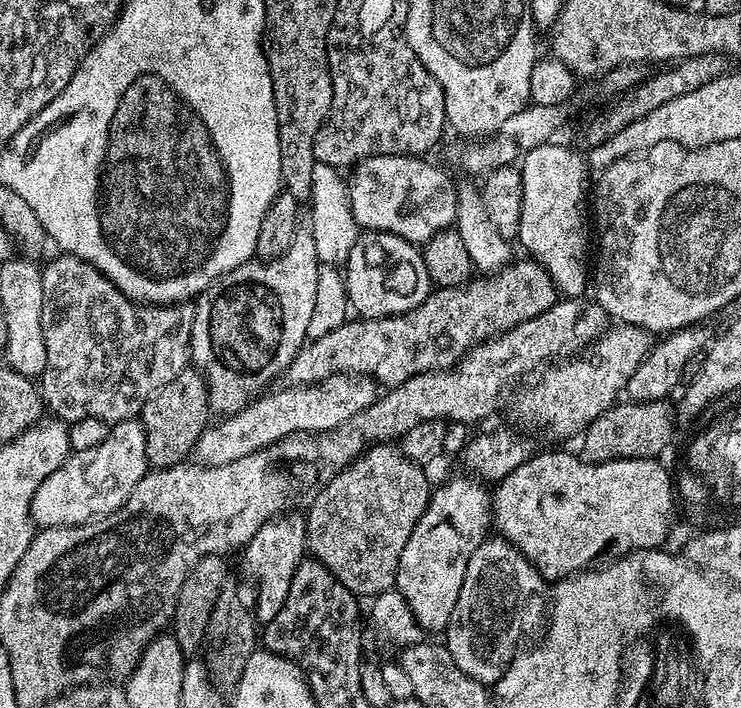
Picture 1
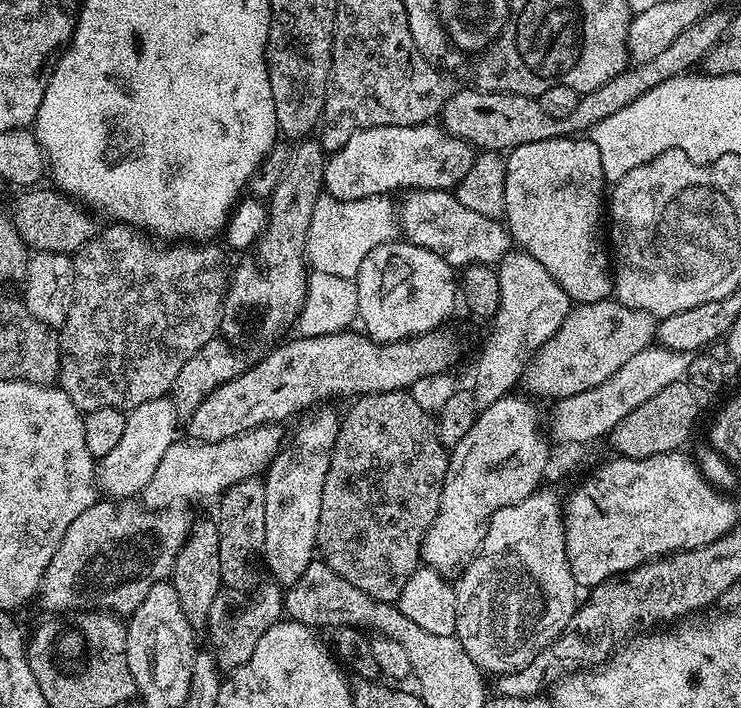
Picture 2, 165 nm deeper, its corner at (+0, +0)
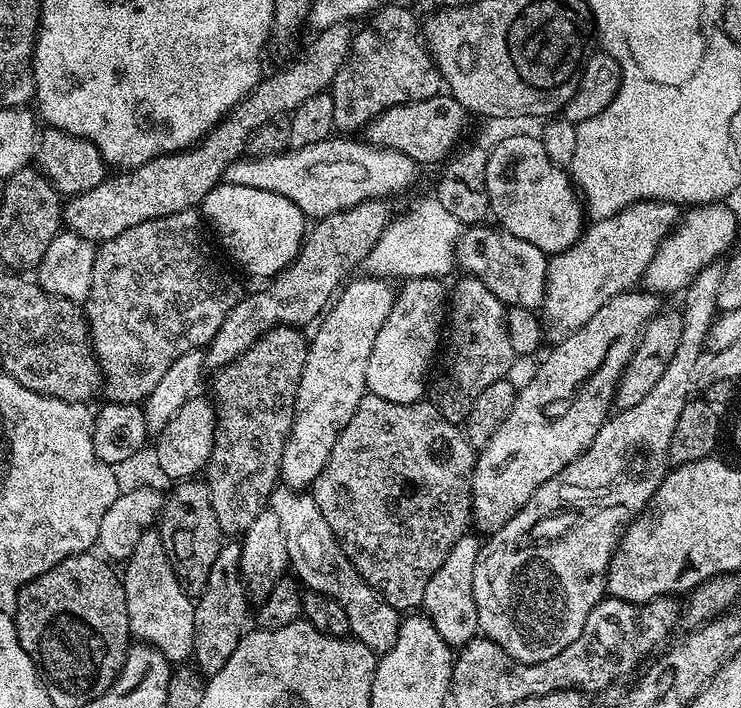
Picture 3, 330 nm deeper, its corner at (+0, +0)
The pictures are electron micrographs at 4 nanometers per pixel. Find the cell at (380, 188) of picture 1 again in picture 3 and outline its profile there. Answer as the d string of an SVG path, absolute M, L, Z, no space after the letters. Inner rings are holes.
M468 226L463 229L456 243L456 263L465 273L482 282L494 298L498 298L508 308L539 309L544 300L544 288L547 286L547 268L549 257L538 246L525 242L523 238L514 238L514 234L499 226Z

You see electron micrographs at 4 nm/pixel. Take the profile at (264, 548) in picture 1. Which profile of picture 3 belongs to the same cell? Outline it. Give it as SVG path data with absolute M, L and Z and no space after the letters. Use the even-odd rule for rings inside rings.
M367 274L361 277L361 280L349 279L341 287L330 307L323 313L322 319L315 325L316 333L310 336L306 366L302 366L298 386L294 426L286 442L286 450L282 450L280 463L280 480L289 488L308 490L316 483L318 474L322 474L330 458L330 450L334 450L334 442L338 442L338 434L346 430L346 422L354 418L358 402L362 402L362 398L368 392L366 366L370 366L370 350L374 350L374 338L378 330L382 330L392 304L396 301L396 292L388 285L391 283L387 279Z

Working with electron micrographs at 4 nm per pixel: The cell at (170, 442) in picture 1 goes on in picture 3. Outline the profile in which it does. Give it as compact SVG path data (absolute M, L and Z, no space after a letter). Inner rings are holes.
M388 198L367 200L358 206L350 206L338 214L319 217L313 223L316 225L313 228L311 225L307 229L304 243L300 245L299 254L282 271L271 277L265 283L268 284L265 288L260 288L257 292L250 293L249 296L248 293L241 295L230 310L230 314L226 314L222 326L218 326L214 338L206 345L206 351L204 352L205 365L209 369L219 370L225 364L234 362L245 350L254 346L254 342L258 342L261 336L280 324L287 324L289 328L300 328L305 326L304 324L310 323L309 325L311 325L313 322L319 321L322 313L329 307L330 301L339 293L345 281L353 275L352 268L358 268L370 254L370 250L374 248L374 242L378 242L378 238L382 238L389 220L393 219L394 216L392 203L393 201Z

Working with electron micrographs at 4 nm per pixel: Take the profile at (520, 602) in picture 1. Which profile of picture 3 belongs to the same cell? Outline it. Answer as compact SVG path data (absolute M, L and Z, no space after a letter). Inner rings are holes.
M723 263L706 266L684 289L682 338L678 338L678 350L666 366L662 378L658 378L654 390L650 390L638 406L622 408L609 415L587 450L541 486L530 502L526 502L526 506L522 506L522 510L506 522L506 526L483 541L478 562L474 566L478 626L480 632L502 646L512 660L520 664L533 664L554 658L554 654L566 650L566 646L582 634L582 626L586 626L590 610L594 610L598 601L605 599L608 563L620 543L622 526L631 524L643 512L654 490L658 490L669 471L668 443L678 426L683 407L689 402L692 371L695 368L697 371L700 351L703 353L708 343L708 327L718 315L716 295L723 273Z

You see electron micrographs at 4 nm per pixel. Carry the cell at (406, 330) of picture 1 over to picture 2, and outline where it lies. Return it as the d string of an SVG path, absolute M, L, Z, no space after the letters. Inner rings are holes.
M345 330L324 337L300 336L289 344L278 345L269 356L262 357L253 368L252 365L245 367L242 374L215 388L200 403L198 410L194 410L192 415L187 417L187 435L200 442L222 442L222 438L237 436L246 430L257 428L260 424L285 422L284 420L296 415L299 417L305 410L321 402L331 401L328 400L331 396L359 398L383 392L402 392L411 389L413 387L411 384L416 384L419 380L428 380L431 376L446 371L460 356L459 342L450 333L444 332L445 330L427 332L425 336L414 336L411 340L398 344L378 344L367 334L354 331Z

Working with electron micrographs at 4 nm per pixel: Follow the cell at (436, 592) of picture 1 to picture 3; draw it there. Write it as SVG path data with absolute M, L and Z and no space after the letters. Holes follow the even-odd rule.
M629 290L610 298L590 322L586 322L576 333L560 343L553 343L548 357L540 364L540 369L532 376L532 381L516 393L516 401L510 414L498 426L494 438L479 449L476 465L472 468L472 524L477 533L491 534L498 531L514 514L530 502L530 498L554 474L558 474L570 462L577 460L585 452L592 441L602 430L603 422L590 422L592 414L610 414L610 410L596 410L604 384L620 381L620 373L628 367L628 359L636 345L640 343L640 333L648 321L661 311L661 297L647 290Z

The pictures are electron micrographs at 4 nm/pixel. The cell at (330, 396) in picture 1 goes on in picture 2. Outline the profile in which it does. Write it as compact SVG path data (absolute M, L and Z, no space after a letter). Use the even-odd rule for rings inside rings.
M279 423L260 424L257 428L251 428L237 436L222 438L222 442L200 442L191 438L177 439L170 446L170 450L166 450L166 454L162 454L162 462L158 462L158 470L154 470L150 482L146 482L146 486L140 491L139 503L149 510L180 508L188 506L184 504L194 503L195 500L208 500L211 496L219 497L230 486L234 486L242 480L257 477L267 469L272 459L281 450L280 428Z

